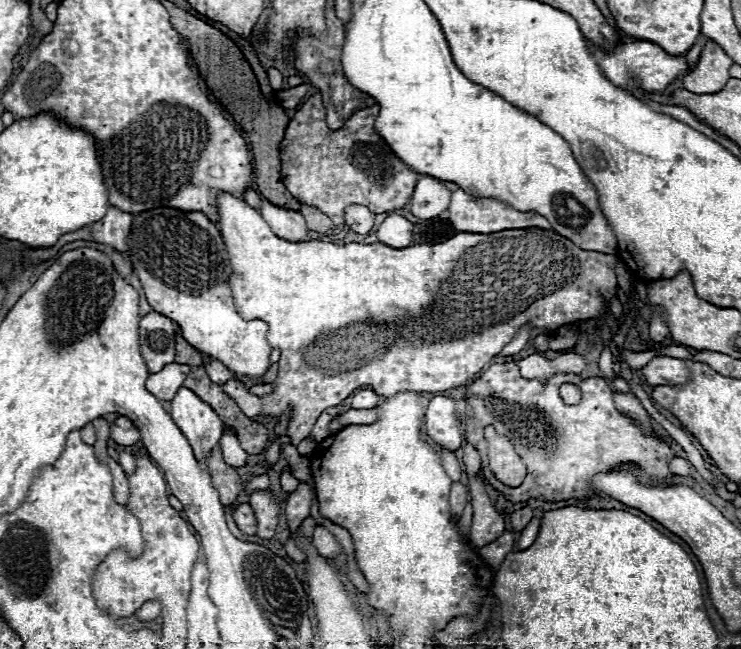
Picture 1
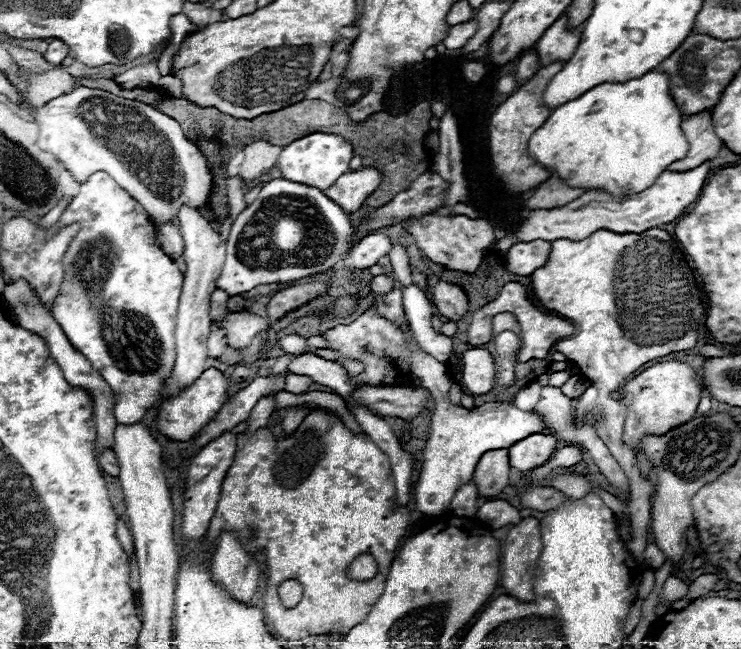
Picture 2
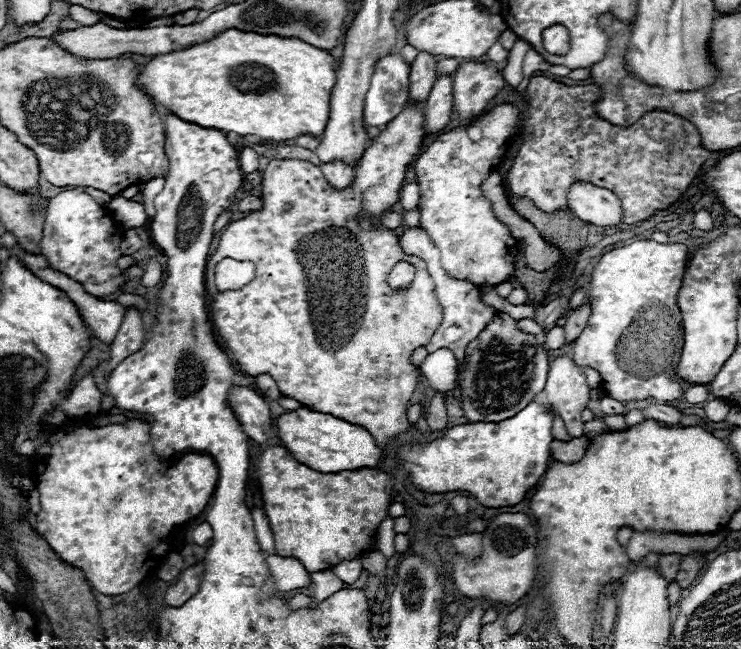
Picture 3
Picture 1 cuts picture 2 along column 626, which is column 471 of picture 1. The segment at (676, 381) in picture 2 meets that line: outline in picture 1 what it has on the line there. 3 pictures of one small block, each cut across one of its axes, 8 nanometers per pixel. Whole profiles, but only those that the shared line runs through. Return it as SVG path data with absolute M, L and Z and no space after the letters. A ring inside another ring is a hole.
M504 362L492 364L482 372L470 386L466 386L466 402L472 406L472 414L462 418L464 436L482 456L484 478L500 490L512 502L524 502L530 498L540 500L568 500L568 498L588 498L592 496L590 478L600 472L610 472L616 464L634 462L652 480L668 482L670 470L668 460L676 456L672 448L654 436L644 436L630 418L622 416L614 408L612 388L604 378L580 380L576 374L556 374L550 382L542 384L538 380L526 380L518 372L518 364ZM562 384L574 384L582 392L580 404L566 404L560 398ZM494 426L496 432L508 434L518 454L528 466L528 476L524 484L510 488L494 478L488 468L488 444L484 438L484 428Z

